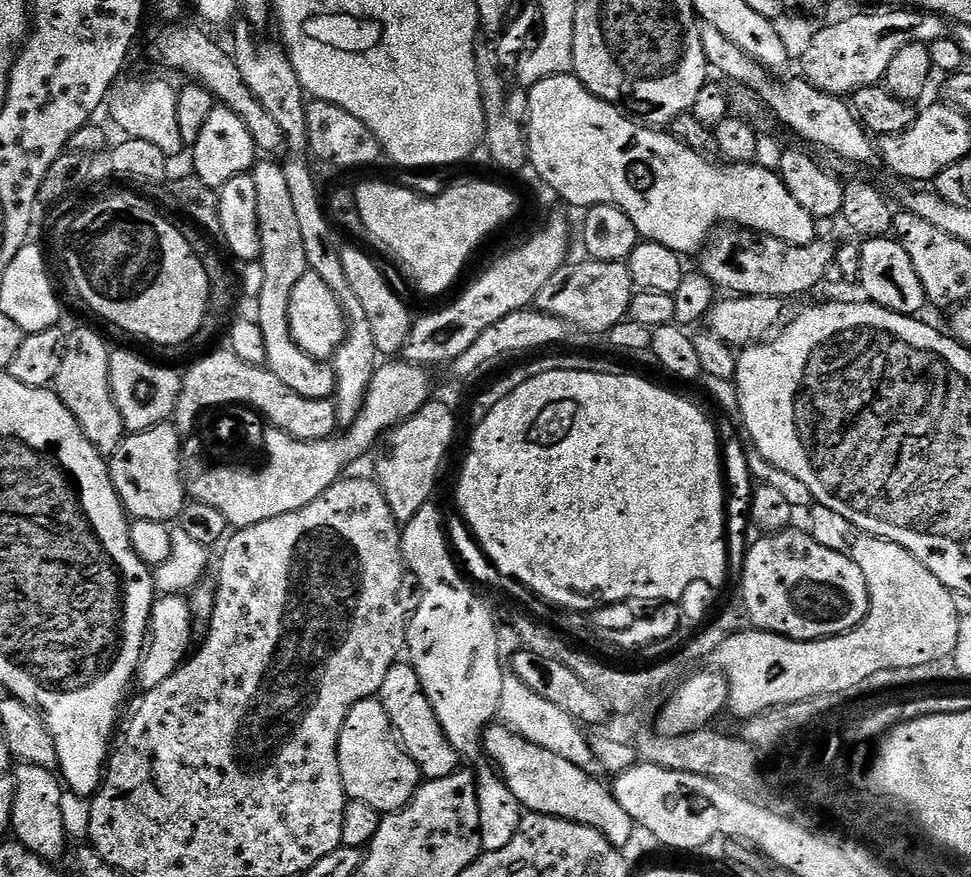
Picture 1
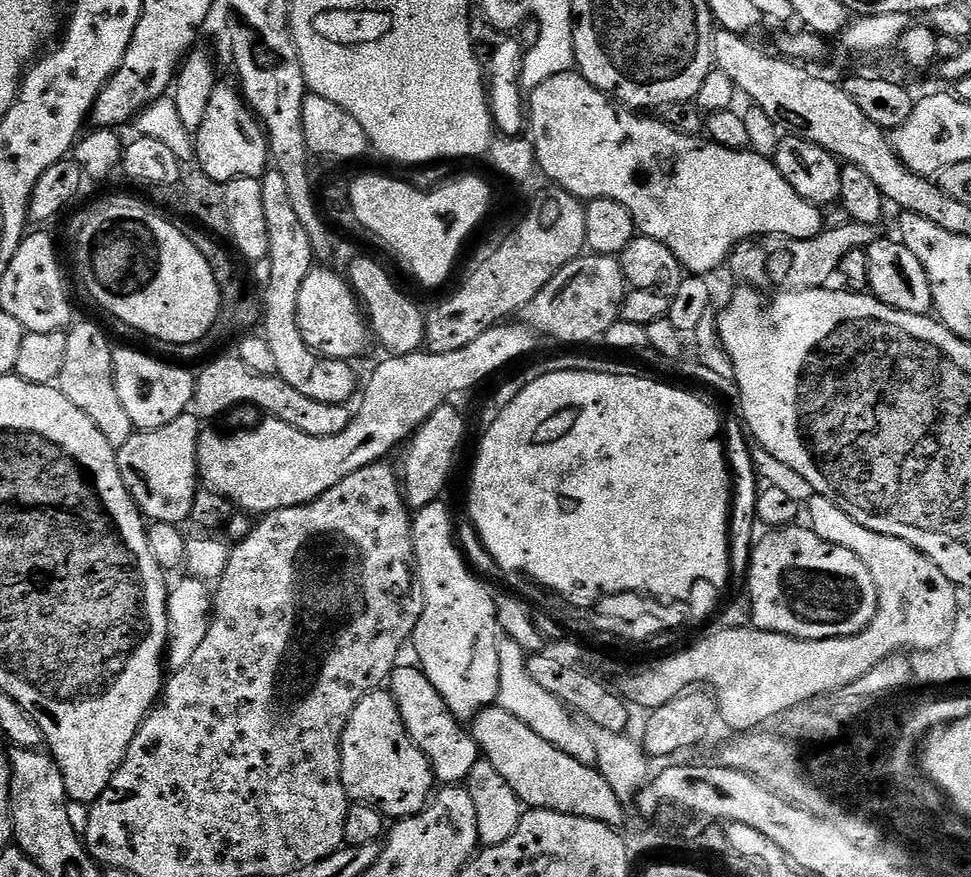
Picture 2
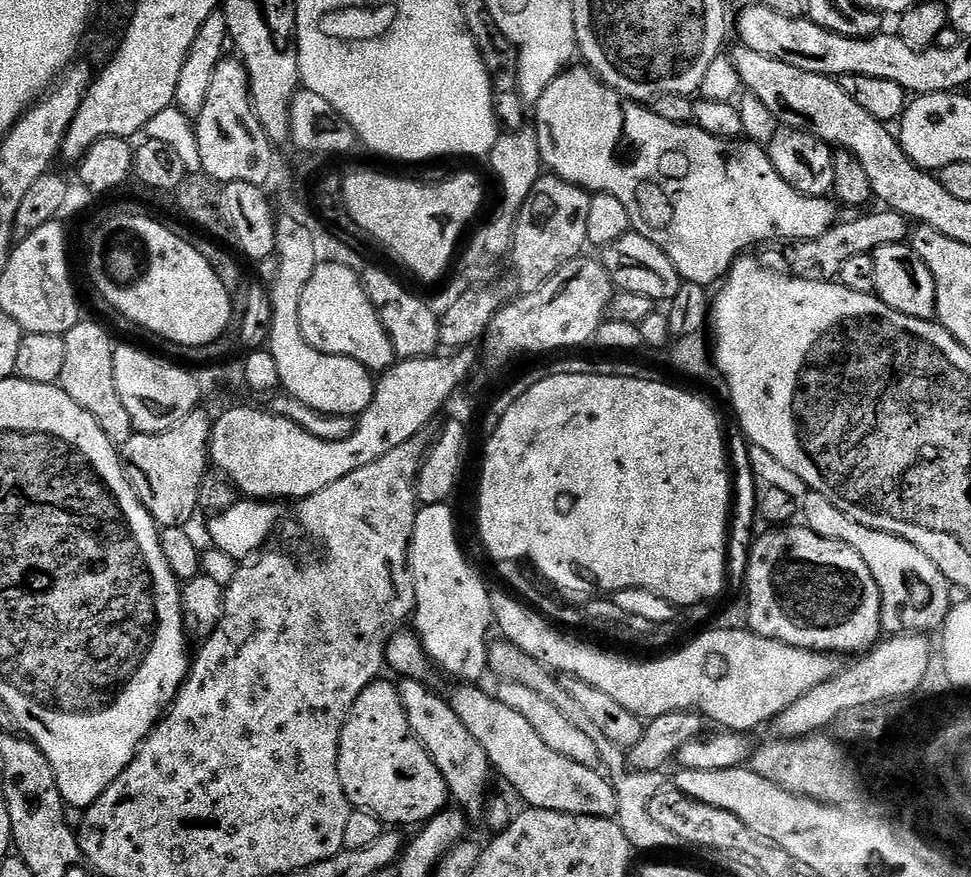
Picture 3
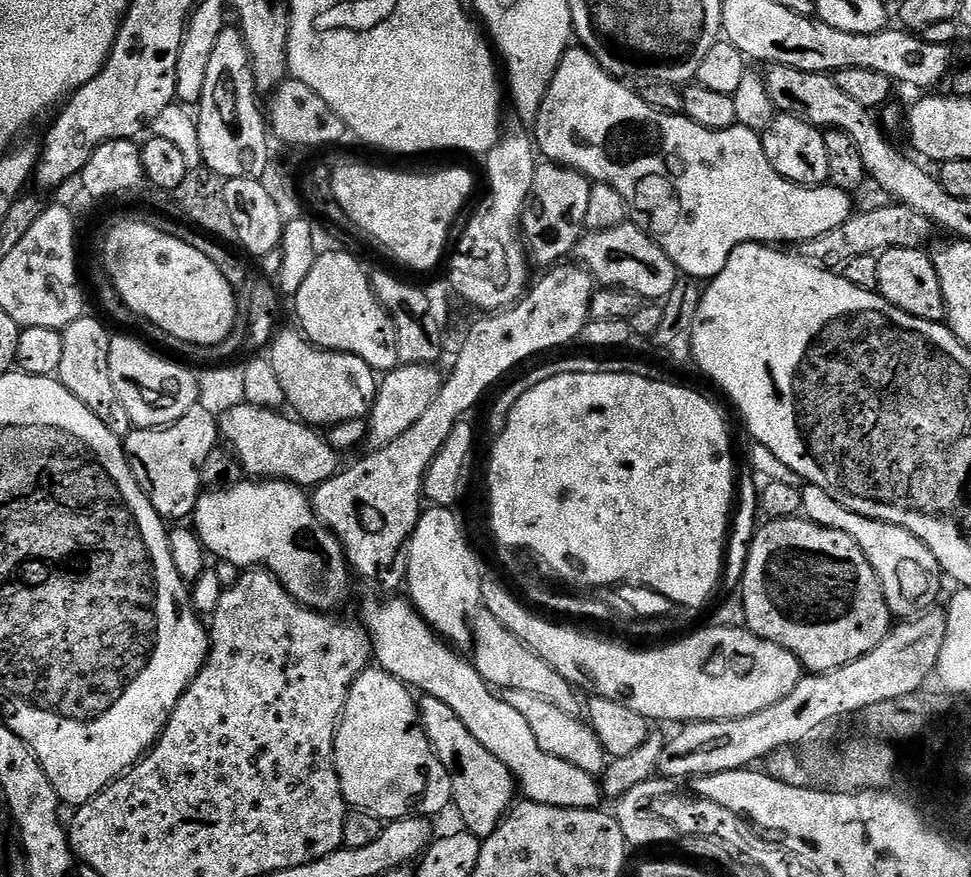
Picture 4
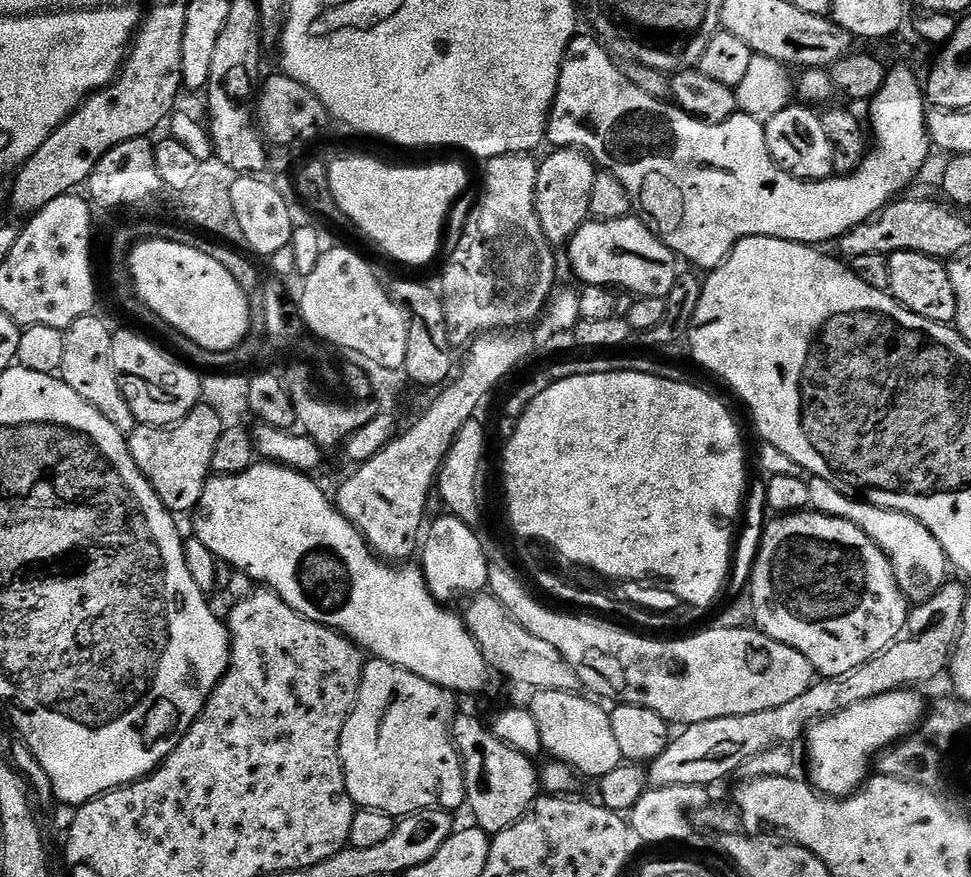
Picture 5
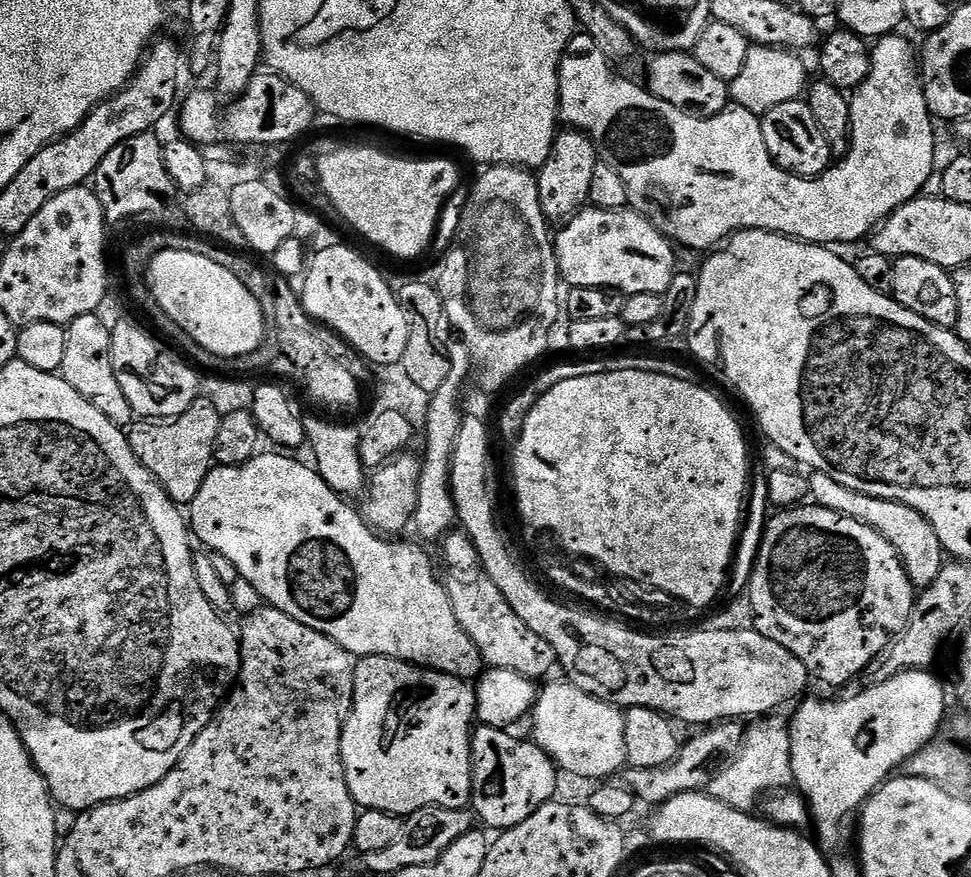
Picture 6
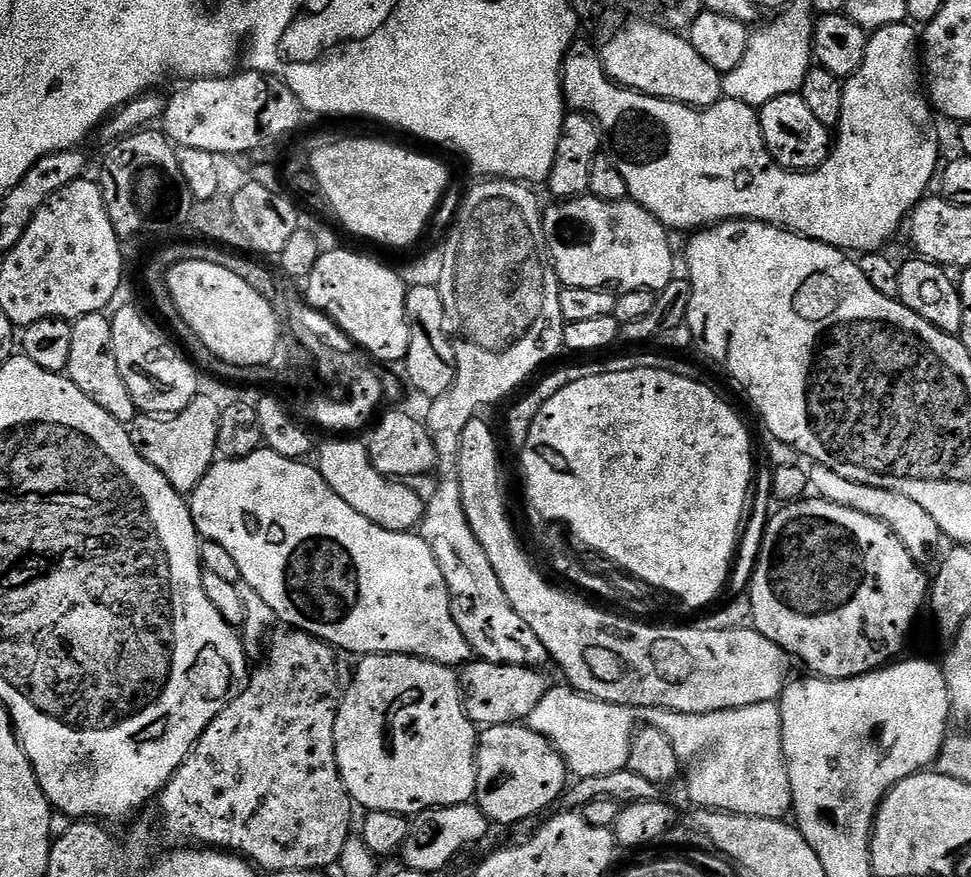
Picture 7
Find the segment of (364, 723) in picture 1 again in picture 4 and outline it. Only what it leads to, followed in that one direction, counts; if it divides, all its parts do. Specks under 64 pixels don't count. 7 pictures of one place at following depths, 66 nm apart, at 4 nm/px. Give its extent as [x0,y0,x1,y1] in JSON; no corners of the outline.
[336,666,453,822]

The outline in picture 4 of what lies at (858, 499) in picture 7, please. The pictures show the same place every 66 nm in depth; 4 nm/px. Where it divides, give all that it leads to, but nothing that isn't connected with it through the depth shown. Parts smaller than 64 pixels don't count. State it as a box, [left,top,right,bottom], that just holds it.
[802,484,942,621]

